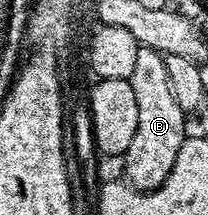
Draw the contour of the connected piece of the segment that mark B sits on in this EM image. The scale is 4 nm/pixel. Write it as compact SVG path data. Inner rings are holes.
M139 46L136 64L132 67L132 76L129 79L132 92L136 92L136 132L124 155L124 178L136 190L157 190L172 172L172 164L176 164L176 152L180 152L183 140L188 137L188 114L183 103L172 92L166 55L162 51Z

